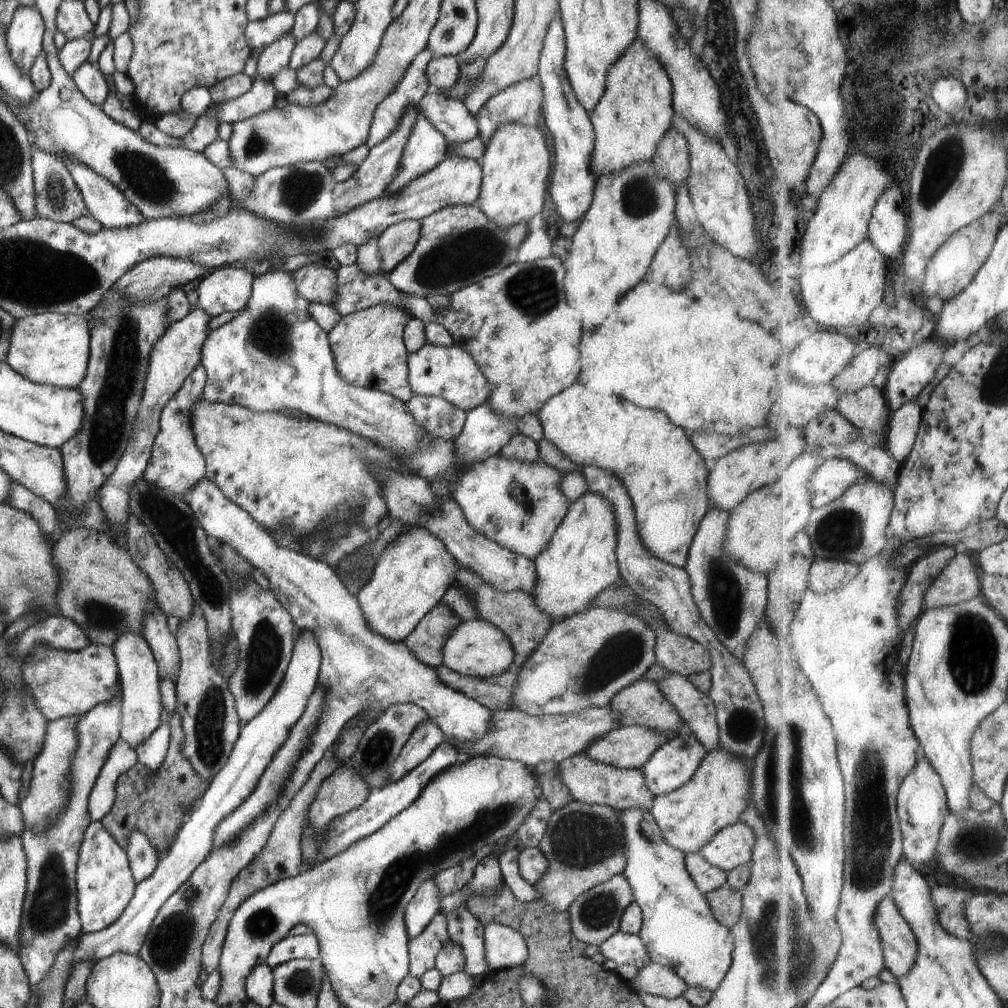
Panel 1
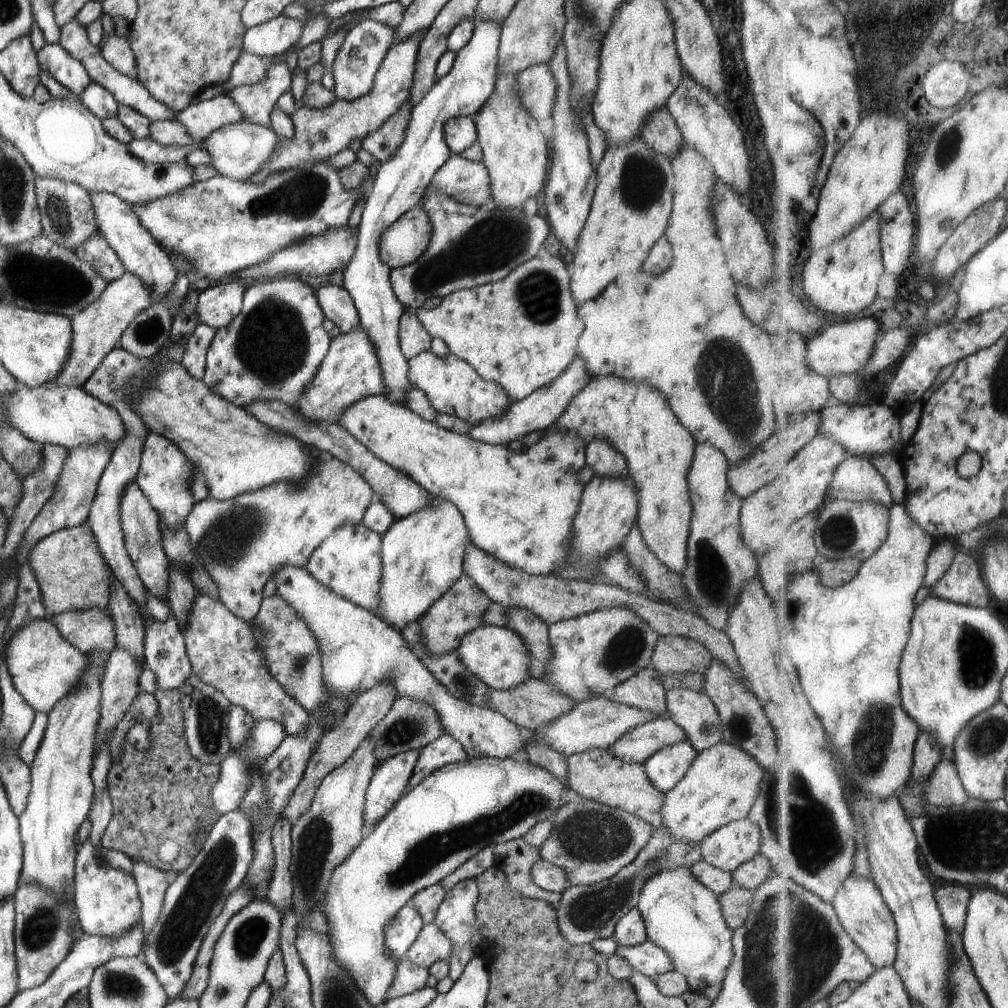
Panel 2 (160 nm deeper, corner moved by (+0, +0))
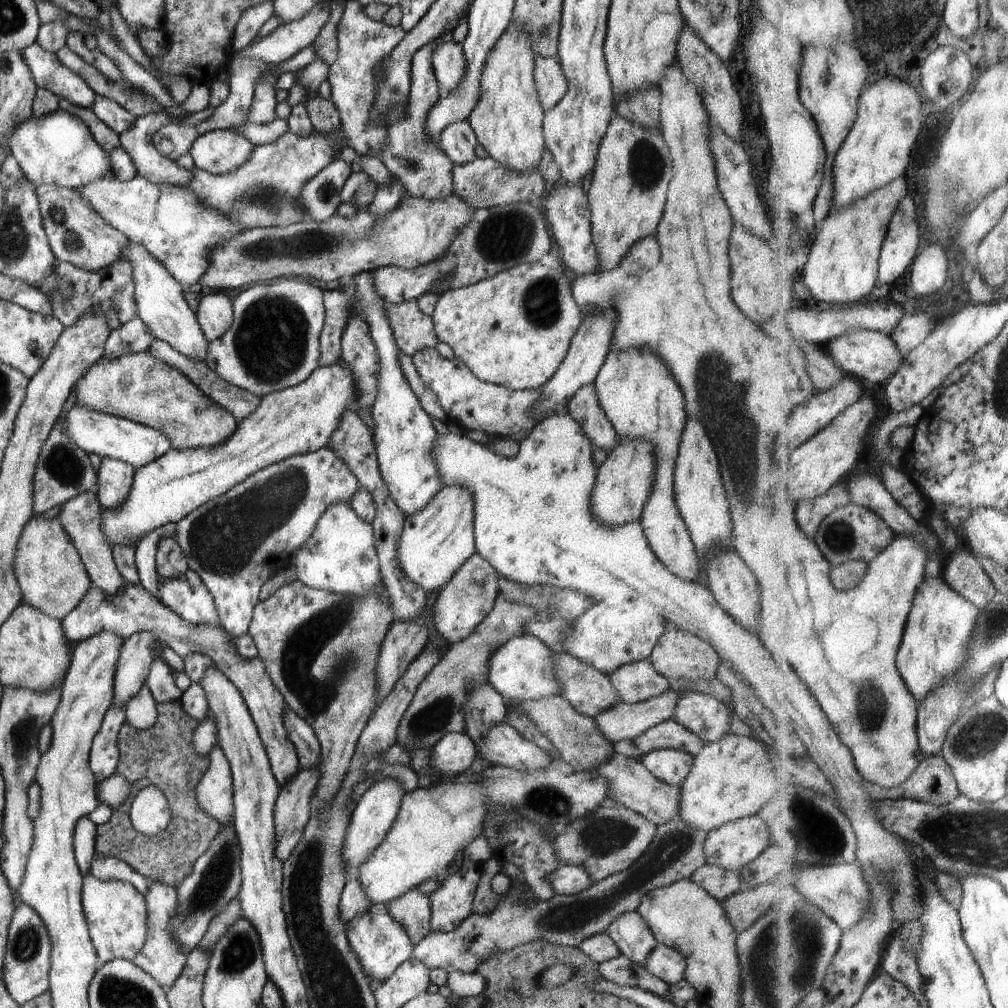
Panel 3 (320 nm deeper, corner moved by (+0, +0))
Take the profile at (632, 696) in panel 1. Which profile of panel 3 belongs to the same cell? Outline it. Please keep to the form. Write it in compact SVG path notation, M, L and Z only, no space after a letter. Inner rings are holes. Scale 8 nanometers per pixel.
M648 659L616 668L609 678L620 701L626 703L651 700L671 689L669 681L656 672Z

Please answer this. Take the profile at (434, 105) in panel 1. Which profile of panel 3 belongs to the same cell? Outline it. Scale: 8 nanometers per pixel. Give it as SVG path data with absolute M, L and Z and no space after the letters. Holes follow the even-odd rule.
M467 120L448 125L440 133L439 149L453 165L465 165L476 159L477 145L476 135Z

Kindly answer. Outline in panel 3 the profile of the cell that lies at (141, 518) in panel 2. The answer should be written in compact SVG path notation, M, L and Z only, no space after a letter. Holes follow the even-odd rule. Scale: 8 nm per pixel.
M102 458L97 472L97 499L102 507L115 509L132 490L135 469L116 458Z

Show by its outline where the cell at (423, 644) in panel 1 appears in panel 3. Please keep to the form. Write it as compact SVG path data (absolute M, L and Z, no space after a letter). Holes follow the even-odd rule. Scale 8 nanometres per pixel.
M475 553L432 602L430 614L435 632L449 645L465 640L490 615L499 594L499 576L480 554Z

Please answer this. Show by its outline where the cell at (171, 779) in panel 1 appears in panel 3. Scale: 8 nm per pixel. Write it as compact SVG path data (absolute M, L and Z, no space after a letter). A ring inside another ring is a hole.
M180 702L157 704L156 723L148 729L136 728L127 721L122 724L118 736L118 749L120 752L117 774L124 776L130 784L129 800L117 810L113 811L110 820L95 829L95 855L106 858L115 858L123 861L135 872L149 879L152 882L160 882L168 887L178 889L184 880L192 873L196 860L208 850L213 839L219 834L221 825L213 820L213 817L206 815L197 804L195 789L200 778L209 770L209 756L199 756L193 746L193 733L198 727L196 720L193 720L181 706ZM154 786L158 788L166 798L171 811L171 822L168 828L157 836L150 837L146 831L135 828L130 819L130 806L140 790L145 787Z

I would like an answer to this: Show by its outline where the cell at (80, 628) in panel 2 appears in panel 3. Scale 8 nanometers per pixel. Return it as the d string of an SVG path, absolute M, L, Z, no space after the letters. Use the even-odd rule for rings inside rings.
M126 584L115 594L106 595L98 587L90 587L84 598L73 608L62 621L63 634L72 644L78 644L87 640L90 636L101 631L109 631L122 640L141 631L149 631L153 636L165 643L180 657L186 657L193 653L208 656L219 670L234 684L240 692L247 710L254 722L257 734L268 756L272 773L276 782L282 788L290 782L299 770L296 750L288 738L288 732L284 728L284 710L286 702L268 678L266 668L257 657L246 659L233 647L233 640L222 630L212 626L196 626L180 619L172 610L155 599L142 585Z

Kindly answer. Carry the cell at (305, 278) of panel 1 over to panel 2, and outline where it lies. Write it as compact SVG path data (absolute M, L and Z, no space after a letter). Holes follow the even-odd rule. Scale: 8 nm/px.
M328 279L325 281L313 287L325 318L338 325L342 333L356 330L360 325L359 314L350 293L343 287L331 285Z

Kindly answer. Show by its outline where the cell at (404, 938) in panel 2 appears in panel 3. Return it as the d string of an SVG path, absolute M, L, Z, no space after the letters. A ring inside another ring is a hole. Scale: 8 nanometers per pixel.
M369 910L365 914L354 916L346 926L346 934L350 949L357 957L363 972L378 985L388 980L400 964L412 957L412 942L406 928L402 928L387 911Z

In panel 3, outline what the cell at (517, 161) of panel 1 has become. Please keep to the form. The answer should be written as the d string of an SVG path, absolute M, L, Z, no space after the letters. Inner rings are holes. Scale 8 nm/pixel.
M514 23L487 54L479 88L479 99L467 118L468 124L489 156L517 173L538 169L545 148L543 114L533 76L535 58L530 37Z

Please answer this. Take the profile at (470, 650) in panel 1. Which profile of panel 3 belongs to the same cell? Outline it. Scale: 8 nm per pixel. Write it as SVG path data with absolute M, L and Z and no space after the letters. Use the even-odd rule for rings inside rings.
M529 634L506 641L488 658L488 683L505 699L510 701L548 698L560 692L560 684L554 674L553 652L540 640Z

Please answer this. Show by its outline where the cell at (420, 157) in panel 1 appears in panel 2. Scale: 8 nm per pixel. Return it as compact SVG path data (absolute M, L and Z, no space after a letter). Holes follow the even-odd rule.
M473 20L474 28L469 43L455 53L455 61L452 70L443 76L430 89L430 92L411 110L411 117L405 130L404 142L399 146L397 153L388 162L380 164L375 176L375 182L368 192L366 206L363 210L361 222L358 226L358 241L356 251L344 270L343 288L346 289L353 298L354 306L359 314L360 326L366 331L368 340L375 348L376 358L379 362L380 370L383 372L383 394L388 402L404 405L406 393L412 389L409 383L409 366L407 358L402 354L399 343L399 318L406 310L402 303L396 298L389 281L387 264L379 257L379 240L382 233L392 226L405 212L420 204L423 194L431 184L433 176L438 169L450 158L451 152L444 140L443 126L449 118L475 116L477 112L486 104L495 87L497 70L497 52L501 37L501 26L496 21Z

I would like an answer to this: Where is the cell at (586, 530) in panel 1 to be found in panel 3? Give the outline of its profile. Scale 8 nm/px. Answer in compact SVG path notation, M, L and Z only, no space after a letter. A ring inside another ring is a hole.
M618 438L606 460L598 467L590 497L593 516L608 526L632 523L641 518L657 473L657 454L649 440Z

